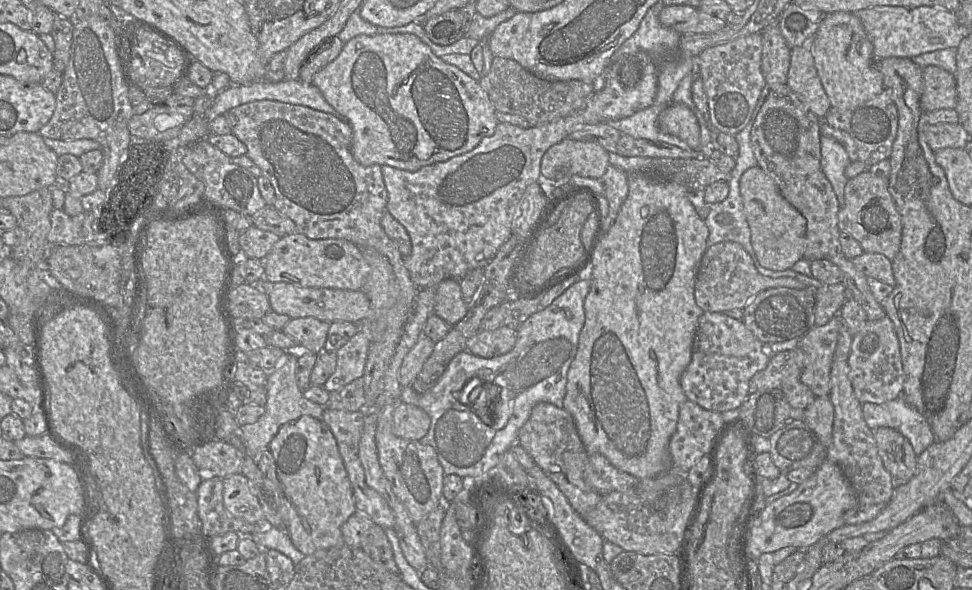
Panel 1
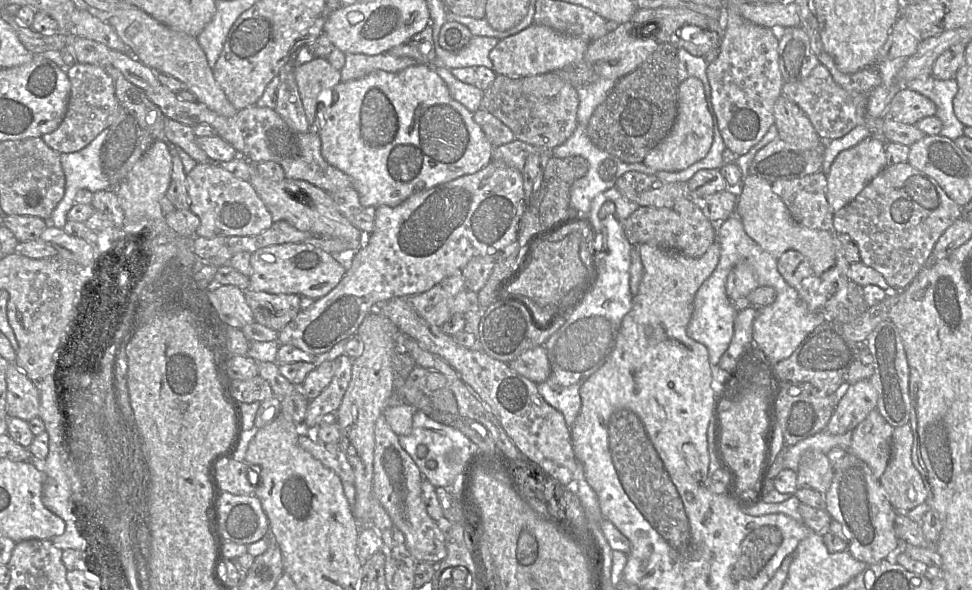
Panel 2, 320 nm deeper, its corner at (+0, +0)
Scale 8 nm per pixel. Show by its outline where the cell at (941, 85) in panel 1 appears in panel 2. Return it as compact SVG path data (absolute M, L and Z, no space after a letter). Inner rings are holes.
M900 89L890 102L887 117L898 122L915 125L919 120L935 116L937 107L926 96L910 90Z

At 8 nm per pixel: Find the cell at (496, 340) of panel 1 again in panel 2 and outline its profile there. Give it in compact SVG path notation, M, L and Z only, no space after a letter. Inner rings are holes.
M544 345L526 350L516 359L510 361L508 366L536 384L546 381L551 371Z

